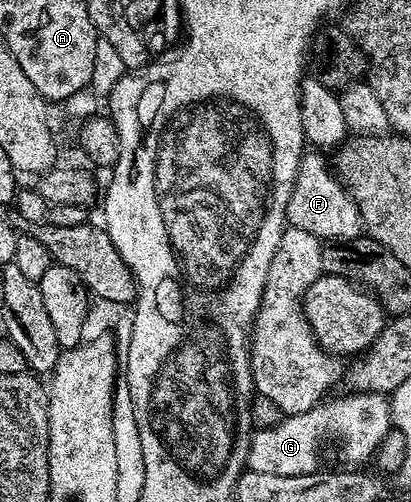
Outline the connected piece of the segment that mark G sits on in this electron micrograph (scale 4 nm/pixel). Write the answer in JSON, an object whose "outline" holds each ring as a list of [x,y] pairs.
{"outline":[[[349,392],[348,397],[334,397],[303,413],[291,413],[282,422],[259,429],[250,439],[249,468],[264,475],[308,475],[319,472],[322,444],[326,437],[342,440],[342,457],[358,467],[386,441],[394,425],[390,397],[385,393]]]}

